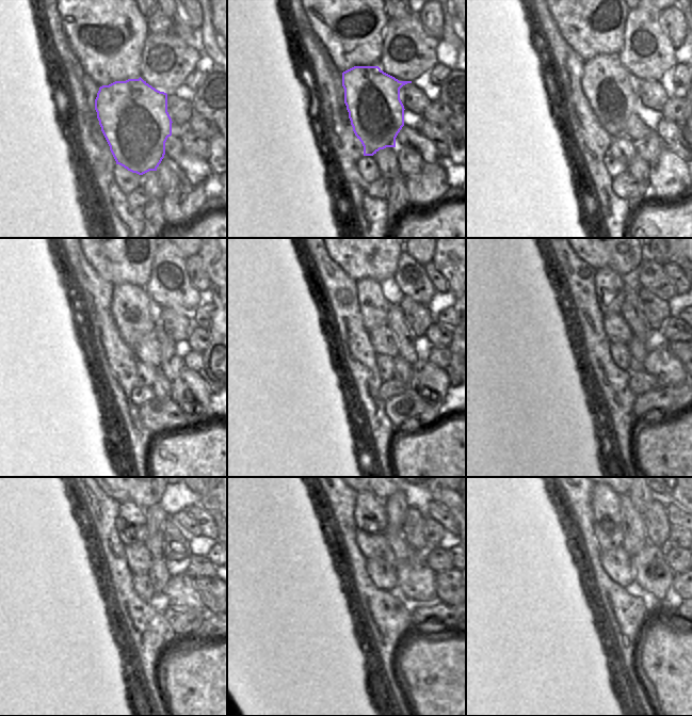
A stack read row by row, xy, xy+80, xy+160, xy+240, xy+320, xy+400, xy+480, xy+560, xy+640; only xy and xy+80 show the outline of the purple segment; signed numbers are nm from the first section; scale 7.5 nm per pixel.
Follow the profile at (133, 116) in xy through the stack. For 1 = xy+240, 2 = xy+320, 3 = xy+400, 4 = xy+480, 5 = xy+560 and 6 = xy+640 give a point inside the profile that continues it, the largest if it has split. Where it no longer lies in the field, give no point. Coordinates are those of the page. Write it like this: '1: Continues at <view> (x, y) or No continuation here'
1: Continues at xy+240 (135, 316)
2: Continues at xy+320 (374, 306)
3: Continues at xy+400 (610, 290)
4: Continues at xy+480 (131, 526)
5: Continues at xy+560 (370, 514)
6: Continues at xy+640 (607, 505)

